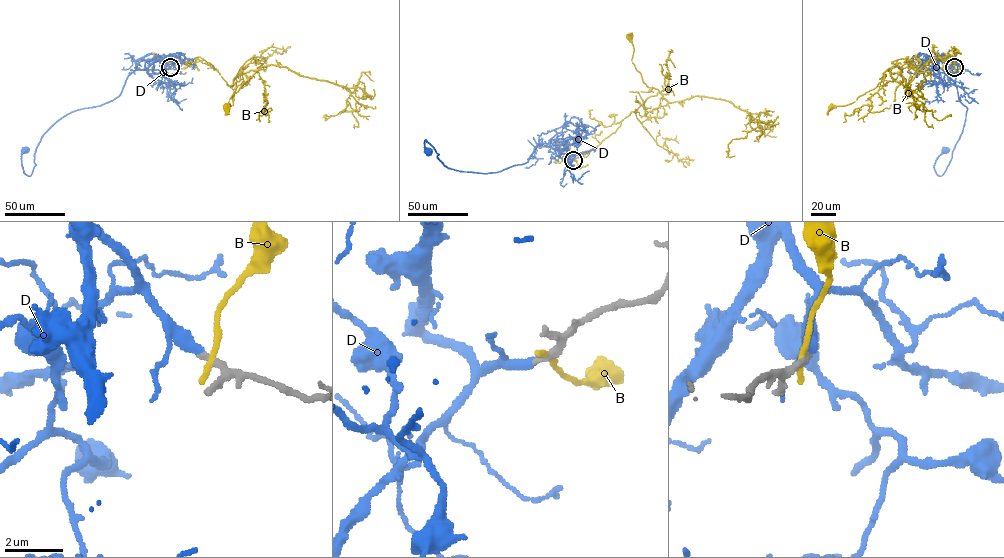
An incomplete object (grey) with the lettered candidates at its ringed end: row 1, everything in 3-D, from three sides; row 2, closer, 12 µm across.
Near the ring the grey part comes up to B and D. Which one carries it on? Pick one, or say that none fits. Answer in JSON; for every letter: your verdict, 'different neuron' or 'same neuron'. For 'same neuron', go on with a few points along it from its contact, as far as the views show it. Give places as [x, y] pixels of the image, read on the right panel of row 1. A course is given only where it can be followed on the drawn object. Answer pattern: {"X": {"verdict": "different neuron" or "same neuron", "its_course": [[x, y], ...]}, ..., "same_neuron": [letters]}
{"B": {"verdict": "different neuron"}, "D": {"verdict": "same neuron", "its_course": [[954, 67], [943, 53], [936, 65], [956, 85], [966, 120], [938, 176], [934, 163], [946, 150]]}, "same_neuron": ["D"]}

